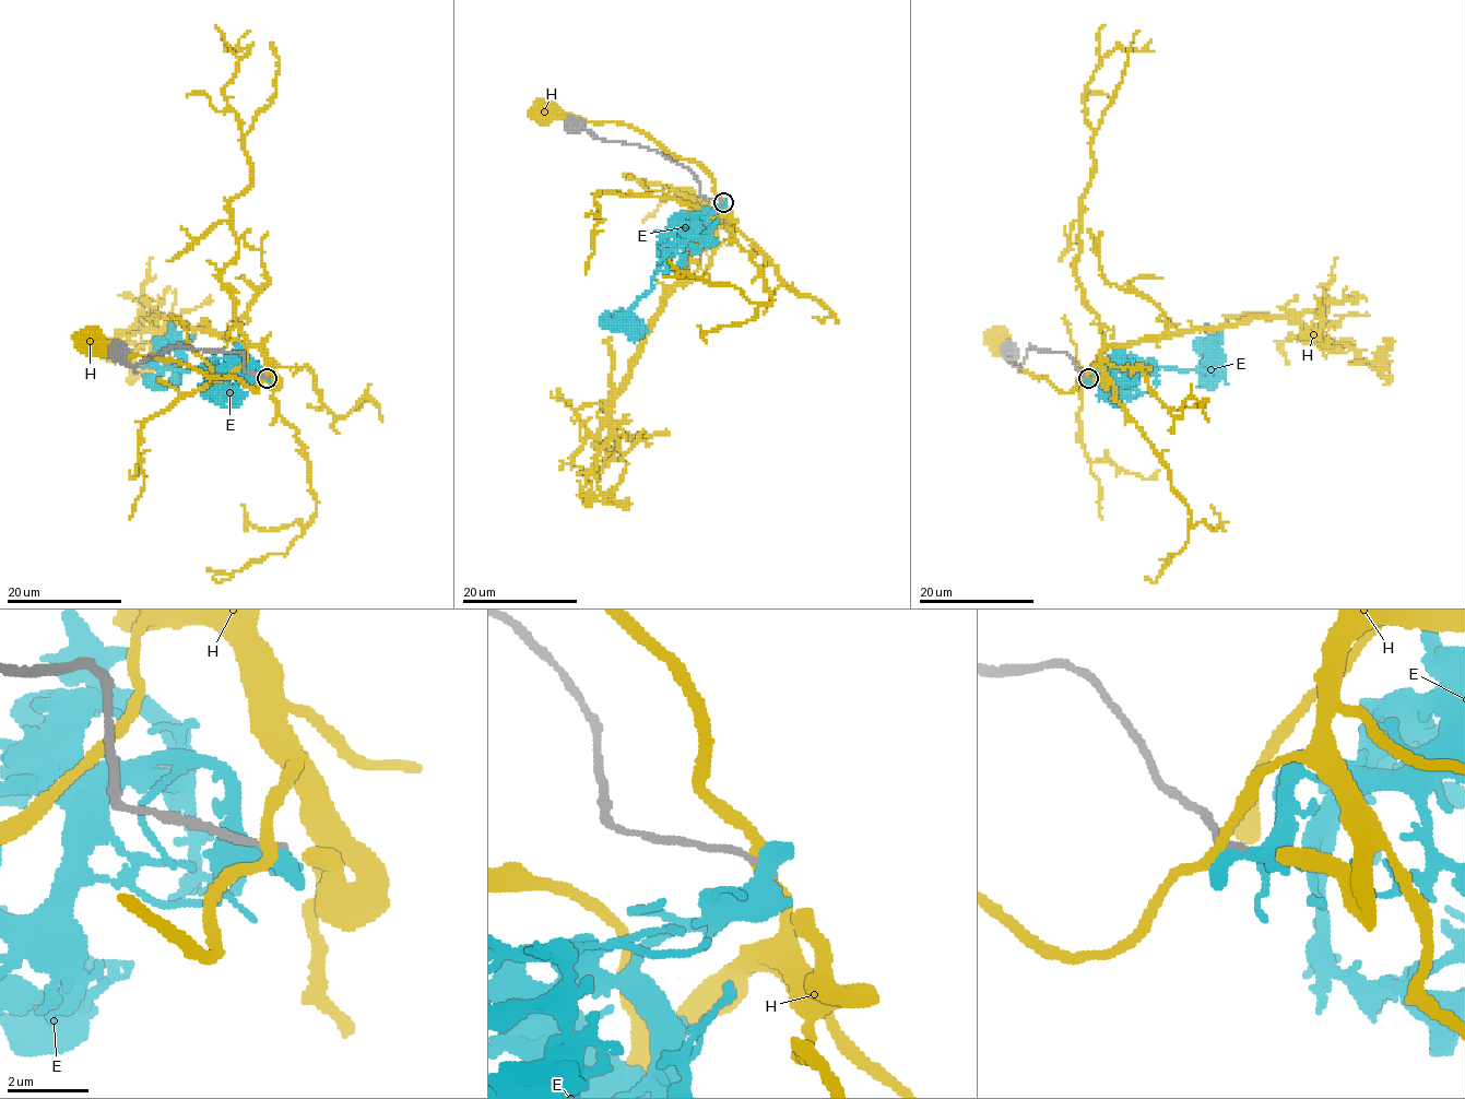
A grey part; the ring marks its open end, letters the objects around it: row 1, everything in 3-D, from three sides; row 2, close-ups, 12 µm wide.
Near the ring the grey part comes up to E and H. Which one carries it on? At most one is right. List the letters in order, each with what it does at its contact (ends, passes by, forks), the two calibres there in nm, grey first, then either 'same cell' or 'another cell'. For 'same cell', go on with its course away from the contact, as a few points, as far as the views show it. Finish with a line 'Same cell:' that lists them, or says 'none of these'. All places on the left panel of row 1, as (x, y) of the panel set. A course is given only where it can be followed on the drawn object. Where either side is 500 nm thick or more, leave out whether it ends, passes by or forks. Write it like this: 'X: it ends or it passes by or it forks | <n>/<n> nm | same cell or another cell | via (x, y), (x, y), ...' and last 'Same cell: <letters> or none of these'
E: 180/600 nm | another cell
H: it passes by | 200/260 nm | another cell
Same cell: none of these

